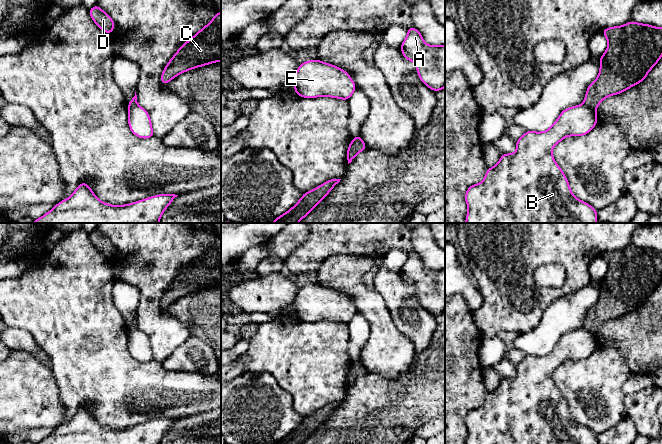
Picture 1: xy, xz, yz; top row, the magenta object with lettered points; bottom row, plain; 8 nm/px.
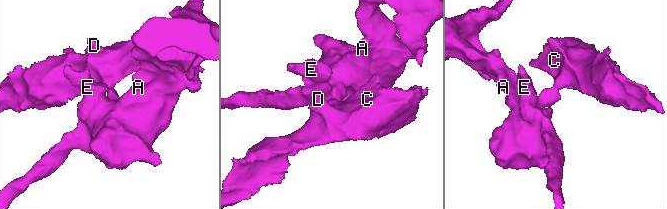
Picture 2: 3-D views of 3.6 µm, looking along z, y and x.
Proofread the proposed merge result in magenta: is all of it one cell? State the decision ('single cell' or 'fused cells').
fused cells

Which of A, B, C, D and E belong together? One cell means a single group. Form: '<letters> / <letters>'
A B E / C D

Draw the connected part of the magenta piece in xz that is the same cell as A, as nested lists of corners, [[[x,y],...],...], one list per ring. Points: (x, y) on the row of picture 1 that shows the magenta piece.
[[[411,26],[407,30],[408,34],[400,45],[403,57],[415,63],[420,80],[436,93],[445,87],[445,45],[428,45],[415,27]]]

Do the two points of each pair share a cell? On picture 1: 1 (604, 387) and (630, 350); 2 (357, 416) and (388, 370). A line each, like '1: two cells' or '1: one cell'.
1: two cells
2: two cells

